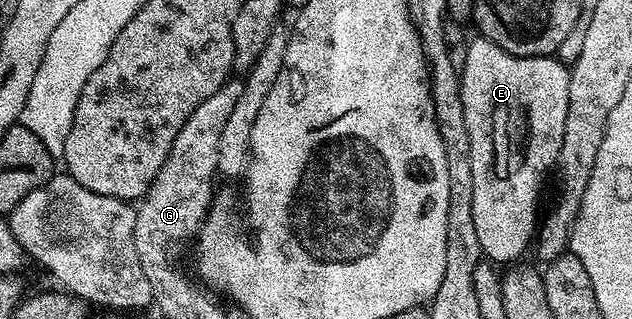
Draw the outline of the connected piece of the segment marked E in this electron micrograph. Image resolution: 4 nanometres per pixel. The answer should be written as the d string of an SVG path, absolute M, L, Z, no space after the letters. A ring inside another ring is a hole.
M476 37L470 43L463 48L464 63L462 59L458 70L466 133L470 133L470 165L474 169L474 229L485 260L496 265L512 265L533 242L541 214L540 190L544 187L544 178L551 171L553 174L560 161L562 133L566 133L566 113L570 105L570 71L556 57L514 56L483 37Z

